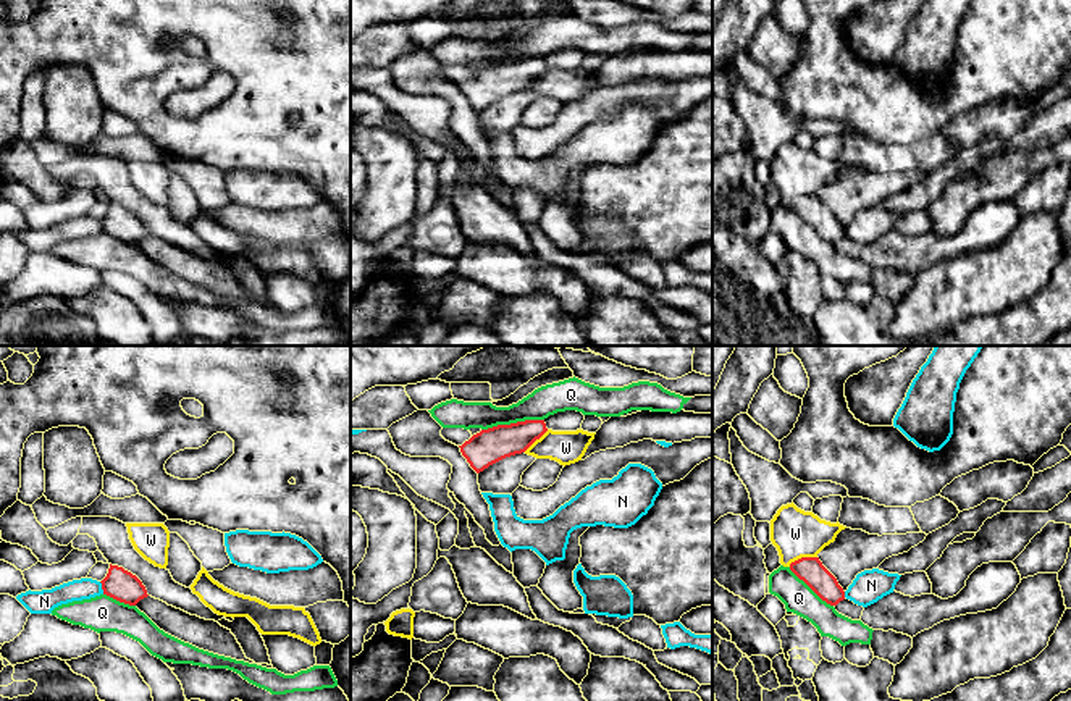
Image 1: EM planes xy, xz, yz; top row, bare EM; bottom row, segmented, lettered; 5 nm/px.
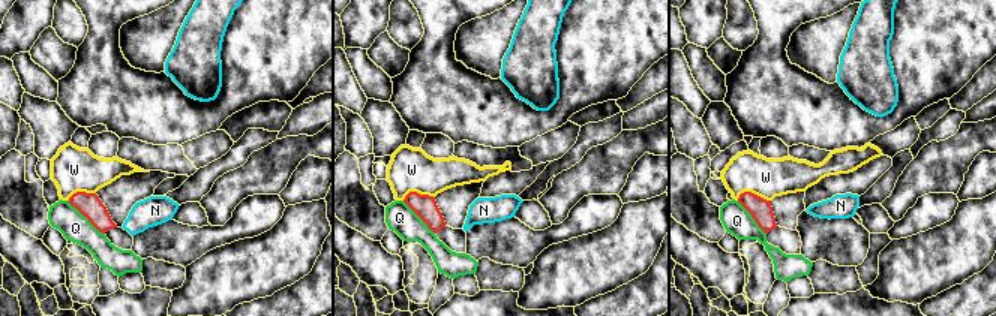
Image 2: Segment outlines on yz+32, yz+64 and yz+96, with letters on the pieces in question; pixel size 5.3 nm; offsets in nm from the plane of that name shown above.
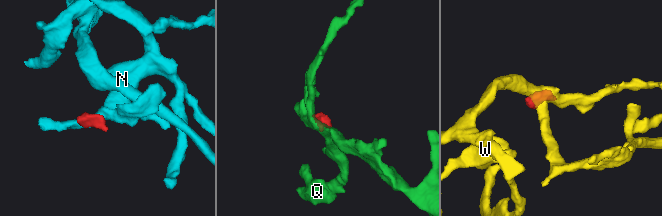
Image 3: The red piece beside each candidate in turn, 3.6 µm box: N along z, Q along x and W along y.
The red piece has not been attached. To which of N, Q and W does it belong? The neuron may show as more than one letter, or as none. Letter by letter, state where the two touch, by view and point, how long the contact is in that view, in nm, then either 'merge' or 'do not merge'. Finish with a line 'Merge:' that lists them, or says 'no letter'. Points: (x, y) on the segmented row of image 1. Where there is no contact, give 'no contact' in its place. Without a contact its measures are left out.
N: xy (102, 588) | 70 nm | do not merge
Q: xz (512, 423) | 320 nm | do not merge
W: yz (802, 558) | 150 nm | do not merge
Merge: no letter

